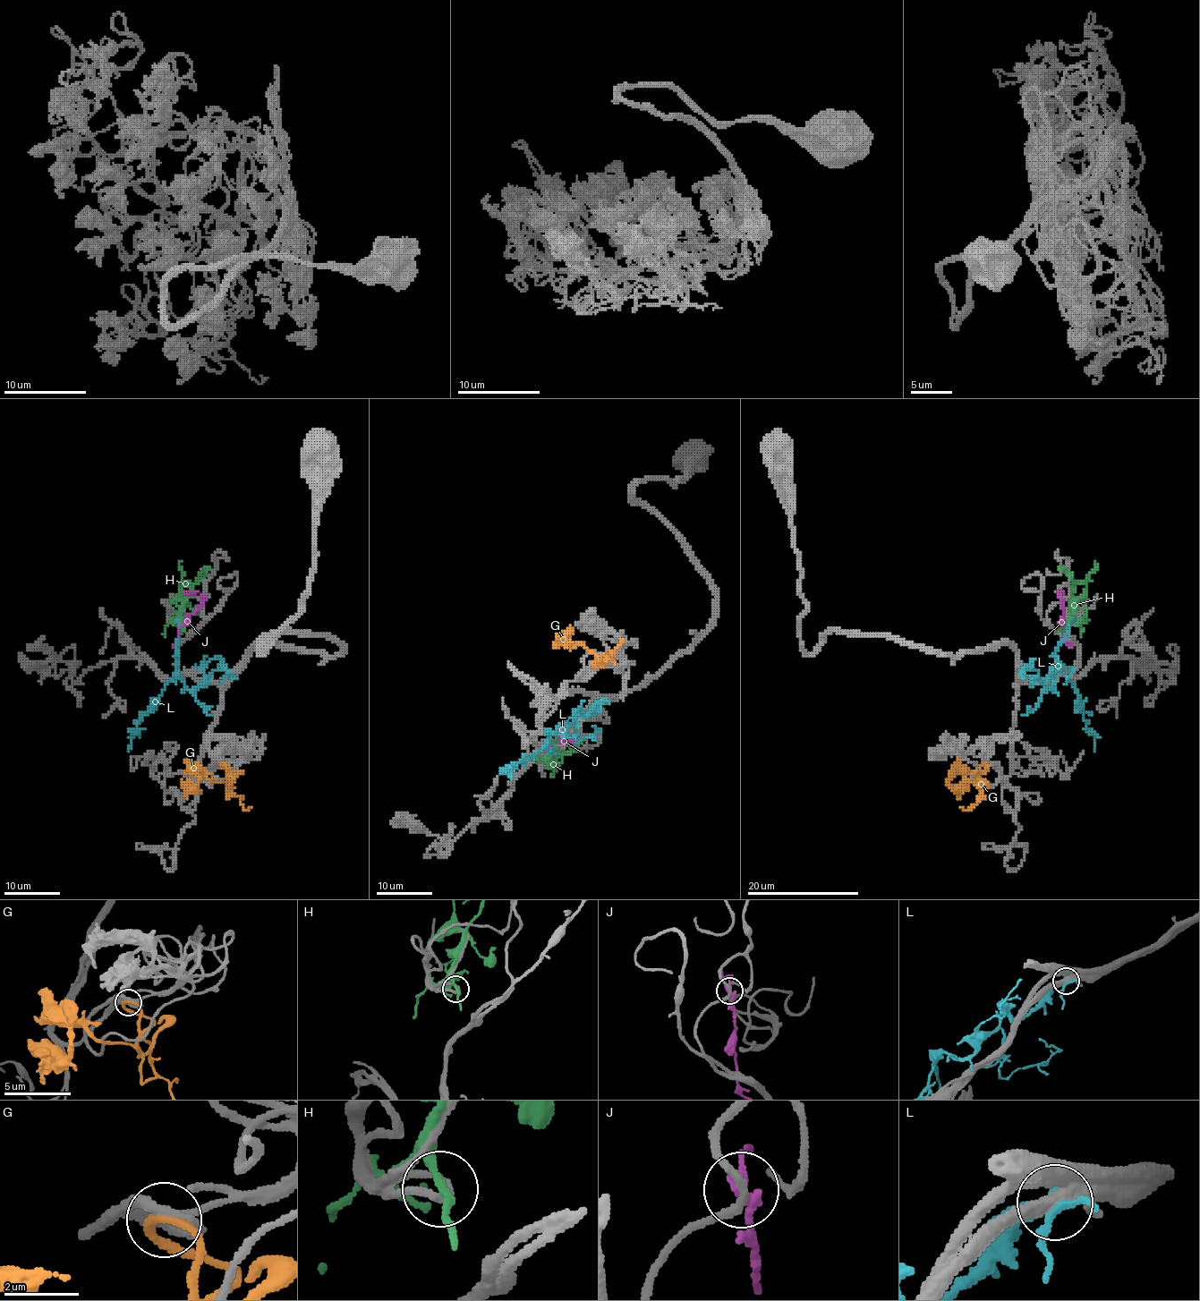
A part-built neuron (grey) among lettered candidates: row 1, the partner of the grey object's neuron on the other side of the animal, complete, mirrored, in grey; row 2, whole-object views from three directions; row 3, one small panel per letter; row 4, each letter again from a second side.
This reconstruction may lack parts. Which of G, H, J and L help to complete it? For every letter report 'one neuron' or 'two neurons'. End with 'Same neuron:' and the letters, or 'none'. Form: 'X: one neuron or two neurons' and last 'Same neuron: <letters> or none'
G: one neuron
H: two neurons
J: two neurons
L: two neurons
Same neuron: G

